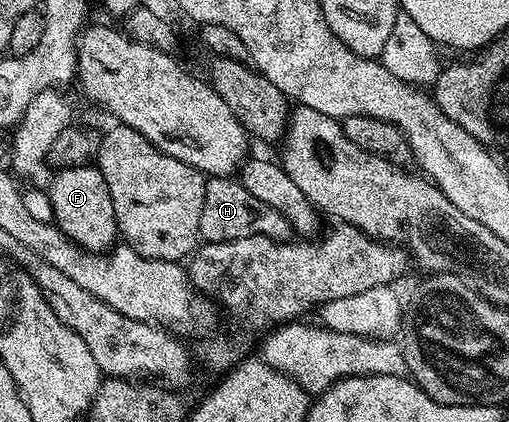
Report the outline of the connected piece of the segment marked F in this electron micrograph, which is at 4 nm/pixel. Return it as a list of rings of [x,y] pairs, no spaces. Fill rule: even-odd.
[[[95,166],[61,168],[57,177],[47,185],[53,207],[53,220],[62,235],[68,236],[78,248],[101,254],[114,247],[118,239],[117,219],[107,184]]]

